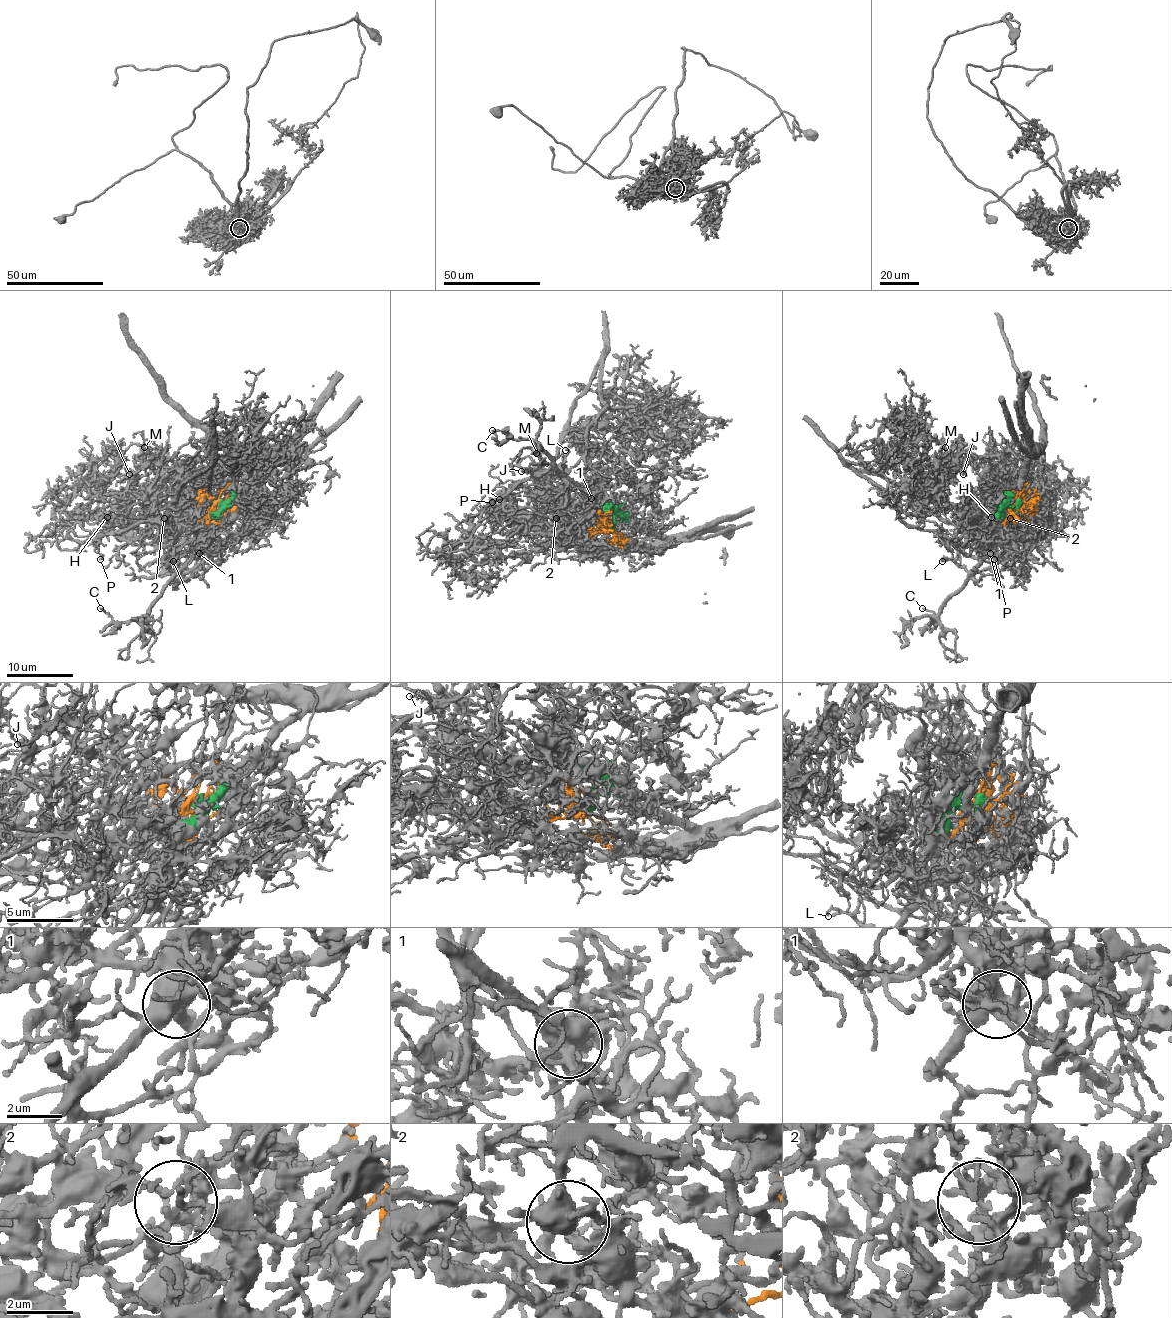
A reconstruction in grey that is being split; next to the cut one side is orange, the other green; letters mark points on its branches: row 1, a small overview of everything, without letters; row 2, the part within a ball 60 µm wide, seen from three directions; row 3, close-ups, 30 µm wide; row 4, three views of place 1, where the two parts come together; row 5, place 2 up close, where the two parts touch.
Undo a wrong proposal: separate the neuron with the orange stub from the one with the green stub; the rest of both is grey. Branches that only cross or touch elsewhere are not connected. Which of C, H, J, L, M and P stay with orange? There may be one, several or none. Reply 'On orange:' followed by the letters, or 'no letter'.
On orange: H, J, M, P

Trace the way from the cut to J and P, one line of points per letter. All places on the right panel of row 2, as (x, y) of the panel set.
J: (1018, 504), (1022, 494), (1032, 493), (1017, 464), (995, 454), (980, 466), (963, 463), (963, 474)
P: (1018, 504), (1020, 494), (1022, 515), (1027, 521), (1008, 535), (1000, 531), (990, 545), (998, 556), (995, 560)

